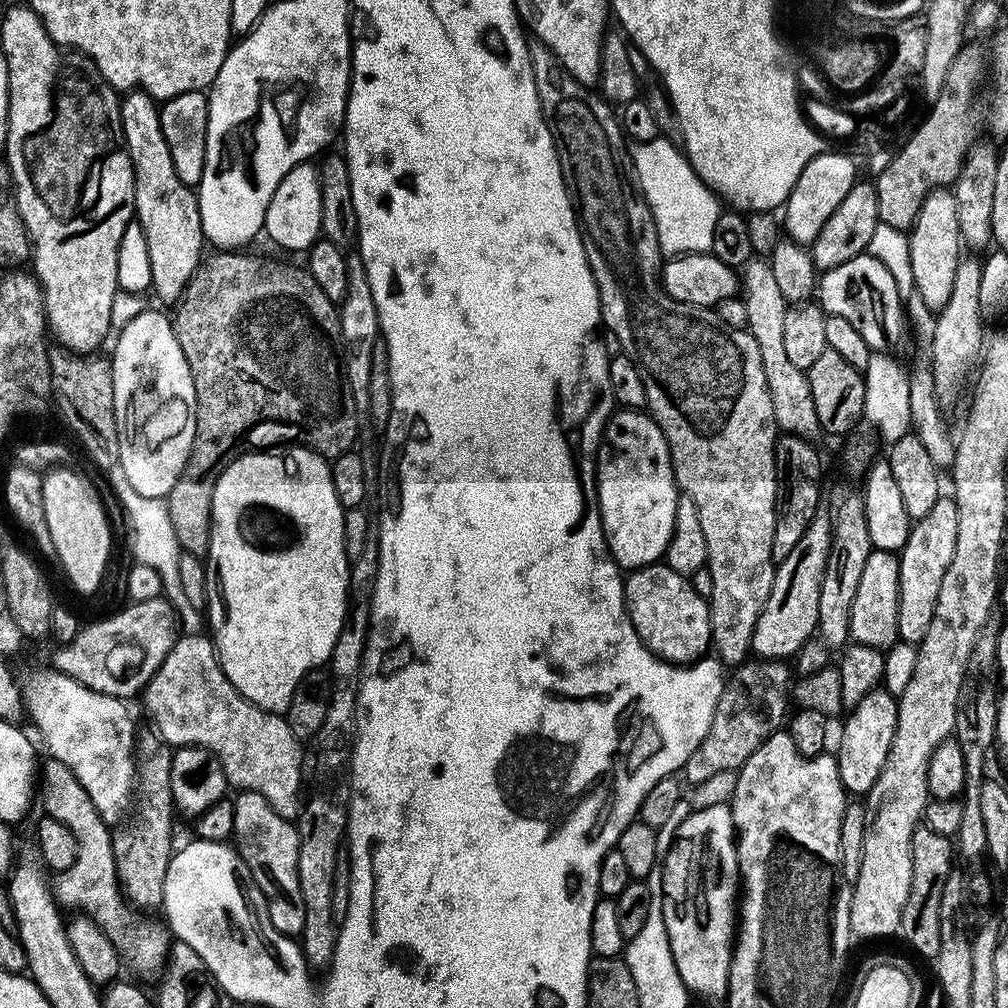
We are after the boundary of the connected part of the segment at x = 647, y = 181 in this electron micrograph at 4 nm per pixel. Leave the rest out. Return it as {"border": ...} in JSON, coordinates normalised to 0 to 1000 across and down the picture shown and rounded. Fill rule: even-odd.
{"border":[[[652,137],[640,143],[626,144],[633,186],[647,209],[656,251],[663,256],[697,254],[705,251],[708,244],[708,228],[712,228],[716,199],[687,168],[682,154],[672,144],[671,148],[665,140],[659,138]]]}

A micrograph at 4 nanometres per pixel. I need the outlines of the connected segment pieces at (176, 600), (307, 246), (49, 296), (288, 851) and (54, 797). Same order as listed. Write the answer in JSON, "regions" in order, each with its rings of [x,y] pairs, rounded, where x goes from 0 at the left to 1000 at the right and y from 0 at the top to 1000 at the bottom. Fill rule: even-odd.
{"regions":[[[[117,462],[109,464],[107,471],[109,471],[109,480],[125,506],[133,526],[134,557],[137,560],[156,565],[159,573],[161,573],[164,592],[170,597],[176,608],[189,608],[190,602],[181,584],[180,554],[183,550],[176,536],[176,530],[173,528],[172,516],[169,514],[166,497],[142,494],[129,481],[129,474],[126,473],[125,466],[121,466]]],[[[309,162],[296,164],[284,177],[280,178],[280,183],[276,185],[272,198],[268,201],[268,206],[264,210],[262,230],[276,245],[282,250],[300,250],[306,252],[312,243],[319,236],[321,228],[321,213],[319,212],[319,188],[321,181],[316,170],[310,168]]],[[[114,155],[104,170],[103,195],[87,217],[43,233],[31,233],[34,243],[34,273],[44,287],[44,300],[51,332],[68,350],[87,355],[112,332],[110,313],[113,296],[120,287],[117,278],[118,244],[126,225],[135,218],[133,165],[127,155]]],[[[239,785],[235,790],[238,791],[233,791],[232,794],[234,800],[232,837],[238,850],[244,855],[250,873],[258,880],[264,891],[268,903],[268,915],[272,915],[272,923],[276,923],[282,929],[301,930],[304,923],[304,891],[300,891],[300,875],[296,863],[300,825],[294,822],[295,818],[291,814],[280,812],[280,808],[276,808],[276,804],[272,804],[272,800],[268,800],[268,796],[260,792],[260,788]]],[[[49,753],[48,759],[42,762],[42,786],[44,782],[44,802],[49,811],[58,815],[62,815],[73,827],[75,834],[79,839],[79,850],[75,853],[75,858],[68,865],[59,866],[55,870],[54,888],[57,898],[61,902],[68,901],[71,907],[83,906],[87,908],[91,914],[105,927],[105,931],[109,931],[109,935],[113,935],[113,938],[117,942],[120,953],[124,957],[127,956],[139,968],[155,968],[163,960],[163,955],[167,952],[167,943],[173,938],[173,930],[162,916],[159,917],[155,913],[150,913],[150,908],[140,907],[125,892],[119,879],[119,863],[116,861],[115,853],[115,837],[111,833],[109,819],[97,808],[97,804],[93,800],[93,796],[89,794],[89,788],[85,788],[85,784],[77,776],[77,772],[69,764],[69,760],[65,760],[62,756]]]]}

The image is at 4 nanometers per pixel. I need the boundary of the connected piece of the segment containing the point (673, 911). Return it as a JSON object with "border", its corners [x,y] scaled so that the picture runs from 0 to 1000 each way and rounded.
{"border":[[[717,798],[704,804],[688,805],[687,810],[681,812],[681,815],[677,815],[666,837],[667,842],[664,845],[662,842],[661,852],[657,857],[659,863],[657,892],[659,914],[665,927],[665,938],[671,961],[684,985],[687,983],[688,987],[695,988],[698,992],[721,993],[728,930],[732,925],[732,886],[736,881],[732,826],[725,801]]]}

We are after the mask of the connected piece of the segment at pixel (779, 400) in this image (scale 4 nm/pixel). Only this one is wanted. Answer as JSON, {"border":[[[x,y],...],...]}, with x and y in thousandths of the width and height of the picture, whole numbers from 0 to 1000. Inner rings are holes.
{"border":[[[747,256],[741,266],[736,270],[736,294],[740,307],[743,308],[743,321],[741,328],[752,339],[752,347],[756,347],[756,363],[760,363],[760,379],[762,390],[766,392],[768,399],[768,411],[770,412],[770,424],[775,430],[789,433],[798,438],[809,438],[809,433],[814,432],[812,419],[812,403],[808,403],[808,387],[804,387],[802,370],[792,367],[788,359],[780,351],[780,312],[784,303],[780,296],[776,296],[776,287],[772,285],[772,279],[768,276],[768,268],[765,261],[758,256]]]}

